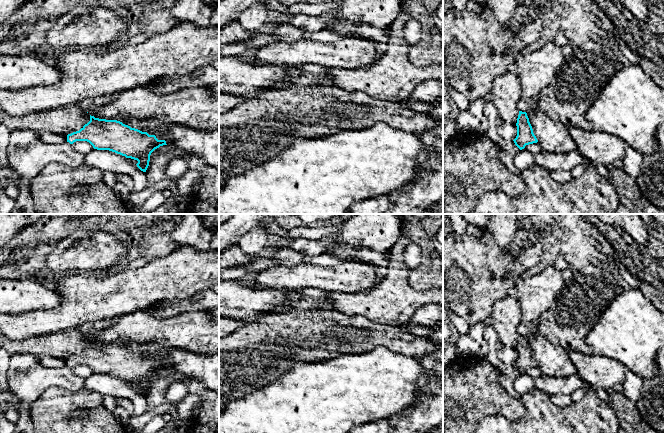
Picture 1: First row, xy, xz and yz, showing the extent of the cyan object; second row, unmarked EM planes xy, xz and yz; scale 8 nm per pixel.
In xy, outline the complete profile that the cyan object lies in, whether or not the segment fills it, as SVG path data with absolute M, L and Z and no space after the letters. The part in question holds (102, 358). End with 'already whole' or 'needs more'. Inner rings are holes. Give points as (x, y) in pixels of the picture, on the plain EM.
M77 328L60 330L51 334L30 337L22 341L13 341L0 334L0 348L5 349L10 356L19 353L30 353L35 356L49 355L67 360L67 366L87 365L94 373L109 374L137 384L137 391L146 396L151 377L160 370L167 369L165 364L158 364L155 359L149 359L138 353L131 352L117 344L99 343L91 340Z; needs more

